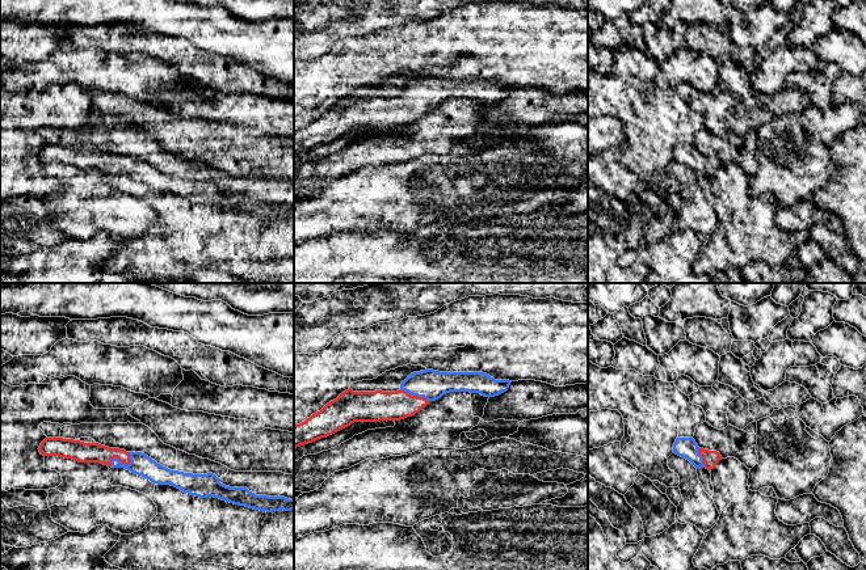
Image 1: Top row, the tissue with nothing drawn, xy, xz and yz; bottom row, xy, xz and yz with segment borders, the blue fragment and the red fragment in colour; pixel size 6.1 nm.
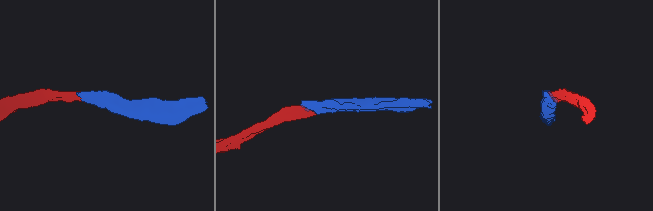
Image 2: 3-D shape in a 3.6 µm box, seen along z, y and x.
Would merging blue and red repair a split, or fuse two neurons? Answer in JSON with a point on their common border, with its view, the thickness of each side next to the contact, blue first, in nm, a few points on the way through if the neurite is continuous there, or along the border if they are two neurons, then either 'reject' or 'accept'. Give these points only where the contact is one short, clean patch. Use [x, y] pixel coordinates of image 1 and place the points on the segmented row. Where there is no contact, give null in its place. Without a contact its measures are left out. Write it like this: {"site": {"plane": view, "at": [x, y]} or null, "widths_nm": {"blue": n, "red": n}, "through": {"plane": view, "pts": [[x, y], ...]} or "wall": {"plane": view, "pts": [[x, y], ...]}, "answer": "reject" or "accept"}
{"site": {"plane": "xy", "at": [122, 464]}, "widths_nm": {"blue": 130, "red": 130}, "through": {"plane": "xy", "pts": [[141, 464], [122, 464], [112, 456], [84, 452]]}, "answer": "accept"}

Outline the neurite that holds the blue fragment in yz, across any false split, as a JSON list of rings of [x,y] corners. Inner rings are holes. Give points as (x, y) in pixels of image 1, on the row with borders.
[[[677,438],[673,444],[673,453],[685,457],[697,469],[706,468],[711,470],[722,460],[719,452],[699,448],[693,438]]]

